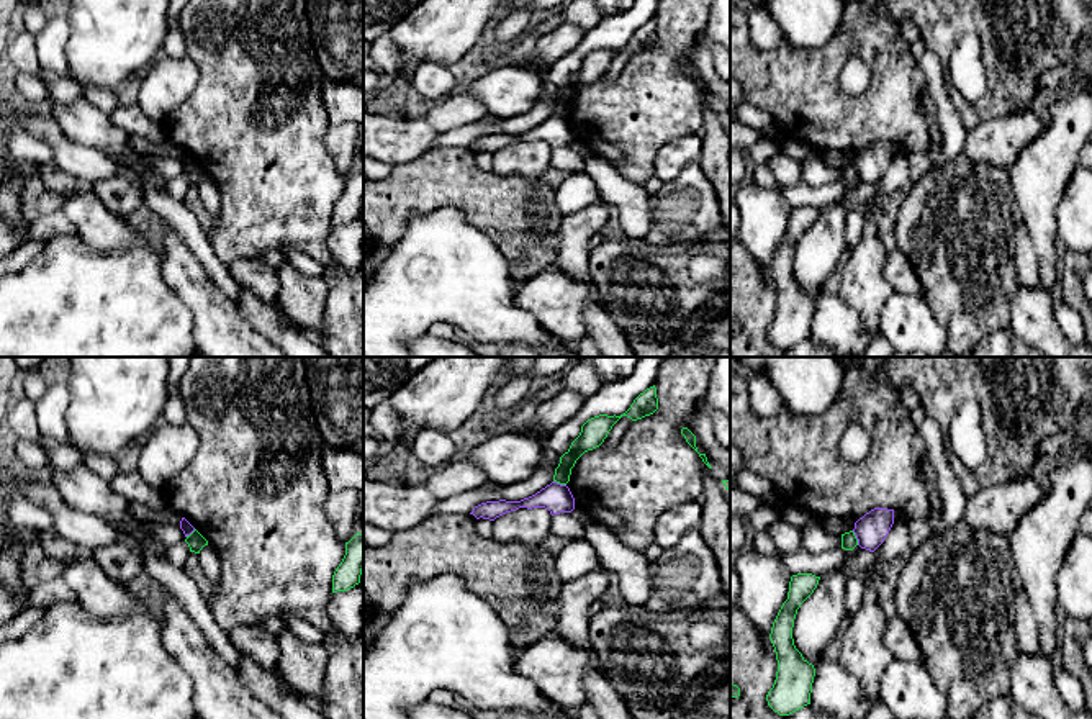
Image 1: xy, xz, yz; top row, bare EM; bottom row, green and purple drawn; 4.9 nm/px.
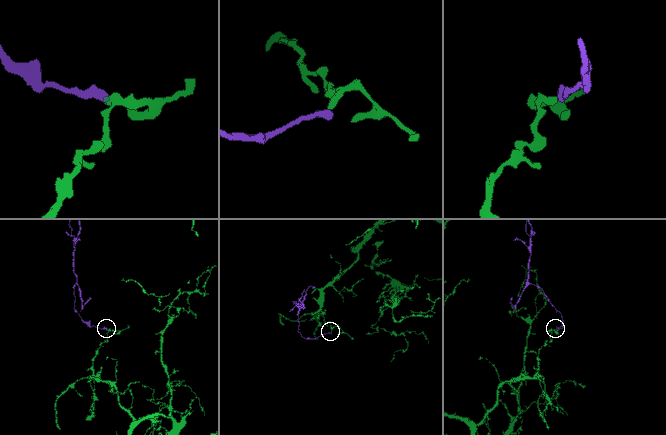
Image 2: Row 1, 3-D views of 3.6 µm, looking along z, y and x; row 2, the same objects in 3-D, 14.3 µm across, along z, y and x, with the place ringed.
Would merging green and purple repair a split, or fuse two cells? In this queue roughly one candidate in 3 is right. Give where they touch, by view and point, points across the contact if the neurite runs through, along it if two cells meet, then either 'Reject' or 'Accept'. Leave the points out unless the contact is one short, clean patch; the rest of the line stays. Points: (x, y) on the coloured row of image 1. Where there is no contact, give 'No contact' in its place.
Touches green at yz (855, 538). Boundary: yz (852, 531), (858, 544). Reject

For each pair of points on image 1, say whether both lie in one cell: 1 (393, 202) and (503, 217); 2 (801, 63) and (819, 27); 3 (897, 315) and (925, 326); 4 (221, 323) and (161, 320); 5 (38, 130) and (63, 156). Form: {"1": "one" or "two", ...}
{"1": "one", "2": "two", "3": "one", "4": "two", "5": "one"}

